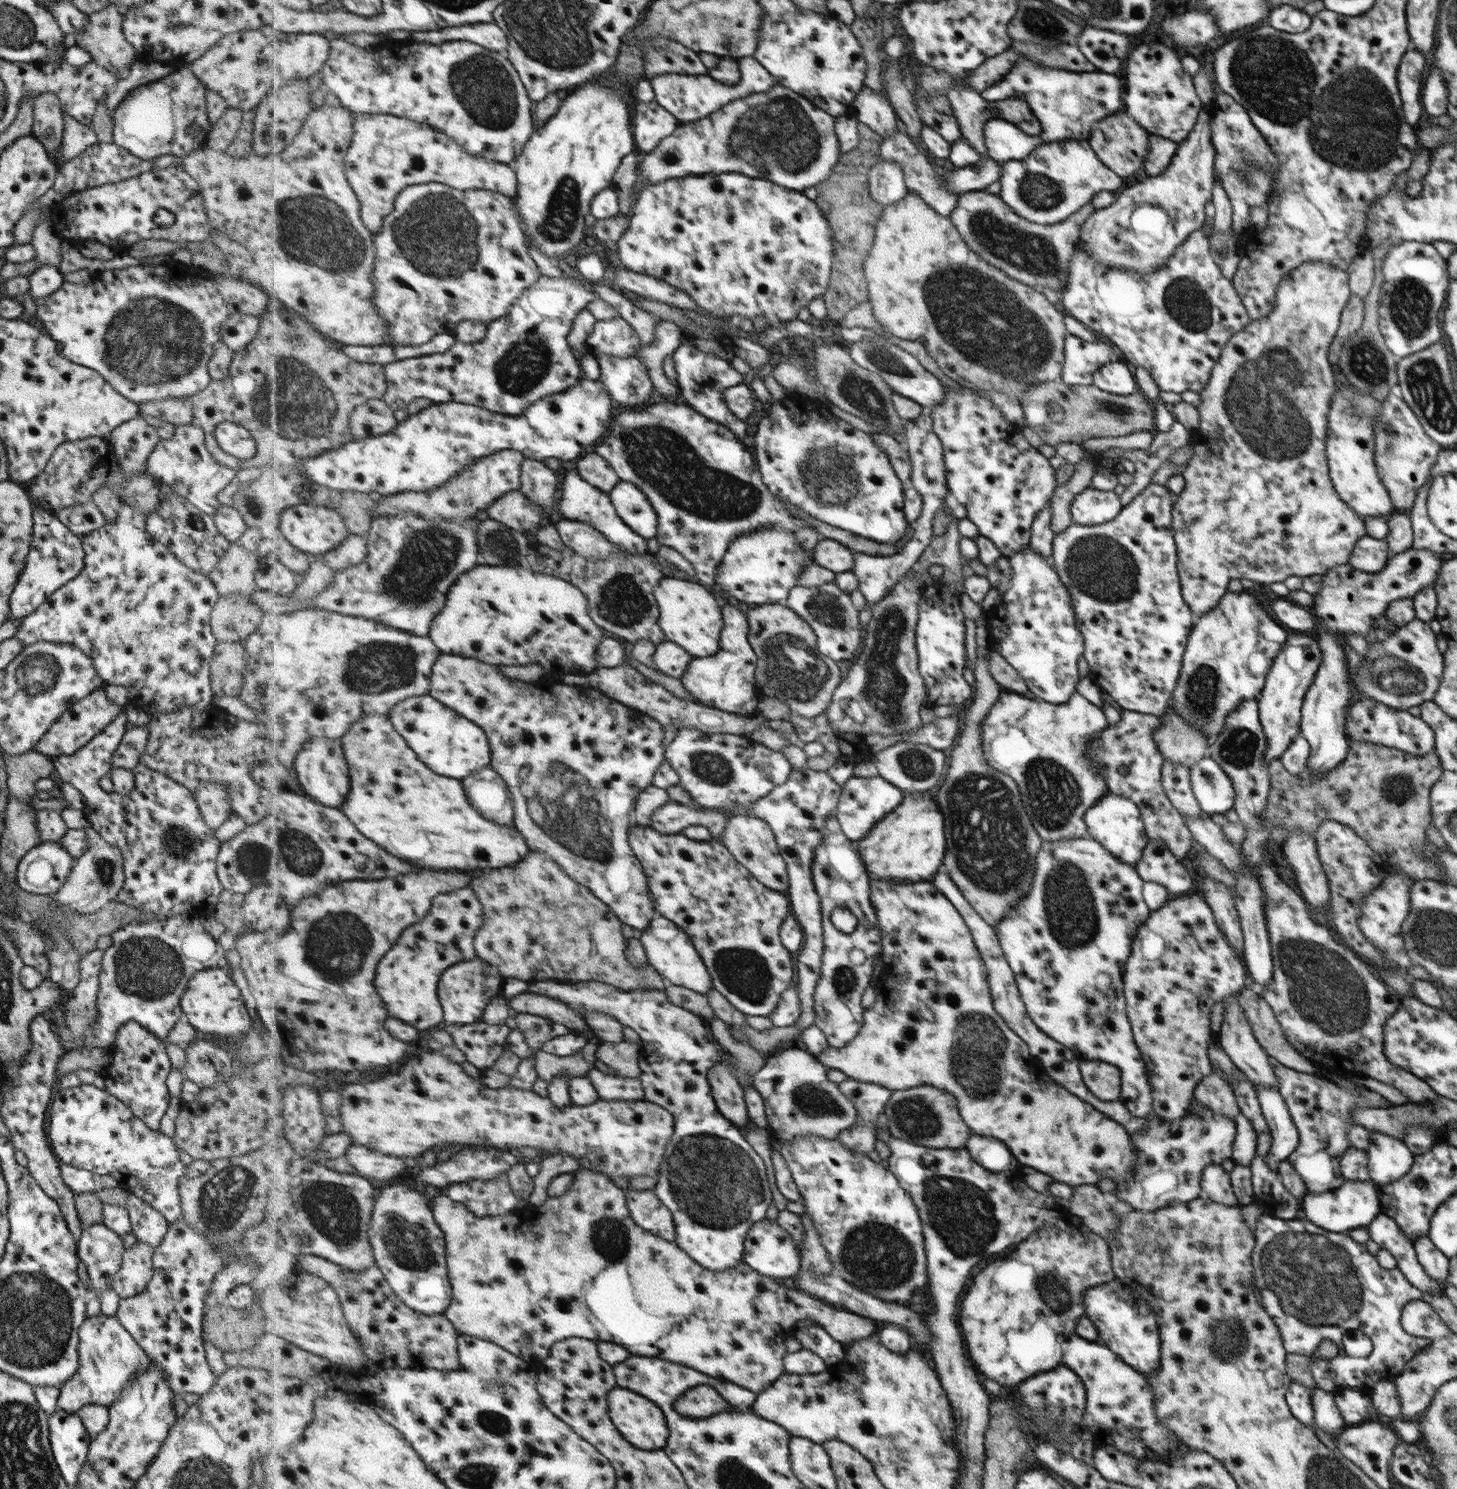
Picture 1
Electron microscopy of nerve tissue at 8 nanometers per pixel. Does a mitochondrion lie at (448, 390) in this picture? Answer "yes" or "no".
no

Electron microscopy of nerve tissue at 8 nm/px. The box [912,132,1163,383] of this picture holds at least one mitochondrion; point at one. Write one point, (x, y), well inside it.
(1036, 256)

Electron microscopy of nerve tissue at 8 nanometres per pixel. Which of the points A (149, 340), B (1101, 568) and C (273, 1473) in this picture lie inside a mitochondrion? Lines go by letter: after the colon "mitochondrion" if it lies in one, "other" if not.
A: mitochondrion
B: mitochondrion
C: other

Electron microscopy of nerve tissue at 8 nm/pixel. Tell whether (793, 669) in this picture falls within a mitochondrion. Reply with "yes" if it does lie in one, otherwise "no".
yes

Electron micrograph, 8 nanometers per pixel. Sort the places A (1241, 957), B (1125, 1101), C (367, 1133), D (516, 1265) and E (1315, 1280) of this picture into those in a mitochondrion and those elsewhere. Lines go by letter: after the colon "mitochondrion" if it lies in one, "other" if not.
A: other
B: other
C: other
D: other
E: mitochondrion

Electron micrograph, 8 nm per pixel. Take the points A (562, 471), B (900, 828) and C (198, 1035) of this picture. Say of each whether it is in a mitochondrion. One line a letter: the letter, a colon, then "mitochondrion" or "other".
A: other
B: other
C: other

